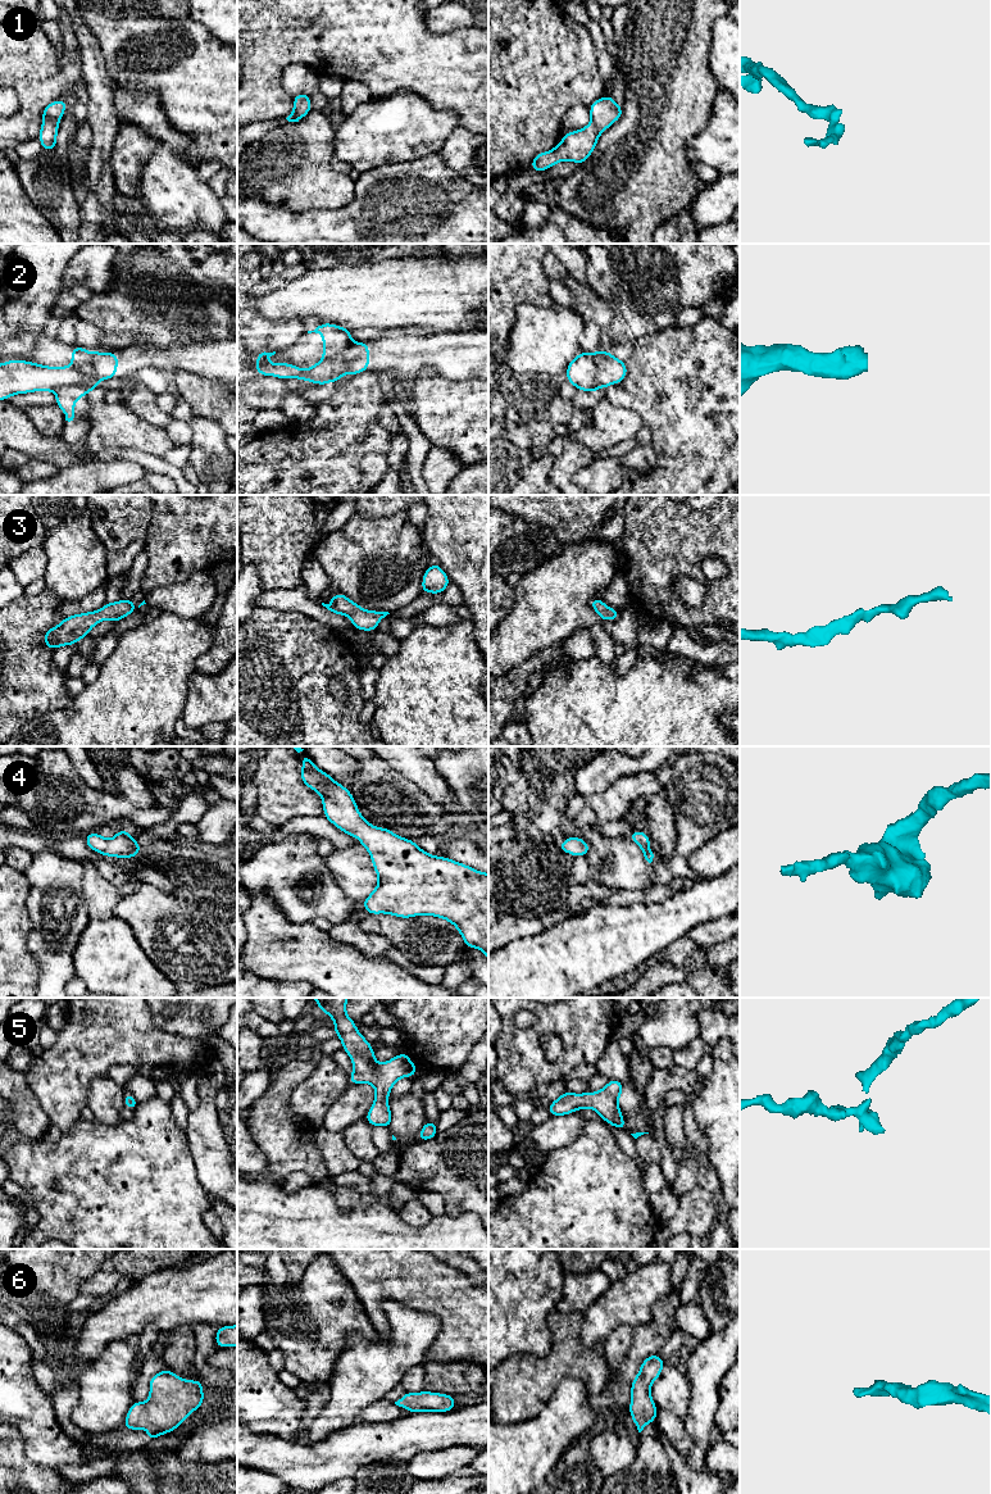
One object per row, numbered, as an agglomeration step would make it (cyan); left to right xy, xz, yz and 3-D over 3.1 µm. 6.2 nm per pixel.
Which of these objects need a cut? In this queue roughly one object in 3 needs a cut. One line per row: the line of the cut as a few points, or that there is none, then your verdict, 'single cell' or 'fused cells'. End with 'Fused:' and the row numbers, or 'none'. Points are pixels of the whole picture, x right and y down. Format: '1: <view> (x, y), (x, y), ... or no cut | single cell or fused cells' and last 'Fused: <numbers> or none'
1: no cut | single cell
2: xy (92, 354), (91, 373), (83, 373), (69, 366) | fused cells
3: no cut | single cell
4: no cut | single cell
5: no cut | single cell
6: no cut | single cell
Fused: 2

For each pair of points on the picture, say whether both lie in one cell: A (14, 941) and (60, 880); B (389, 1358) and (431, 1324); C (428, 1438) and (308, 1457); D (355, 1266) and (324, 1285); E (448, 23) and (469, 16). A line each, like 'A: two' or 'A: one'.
A: two
B: one
C: one
D: two
E: one

